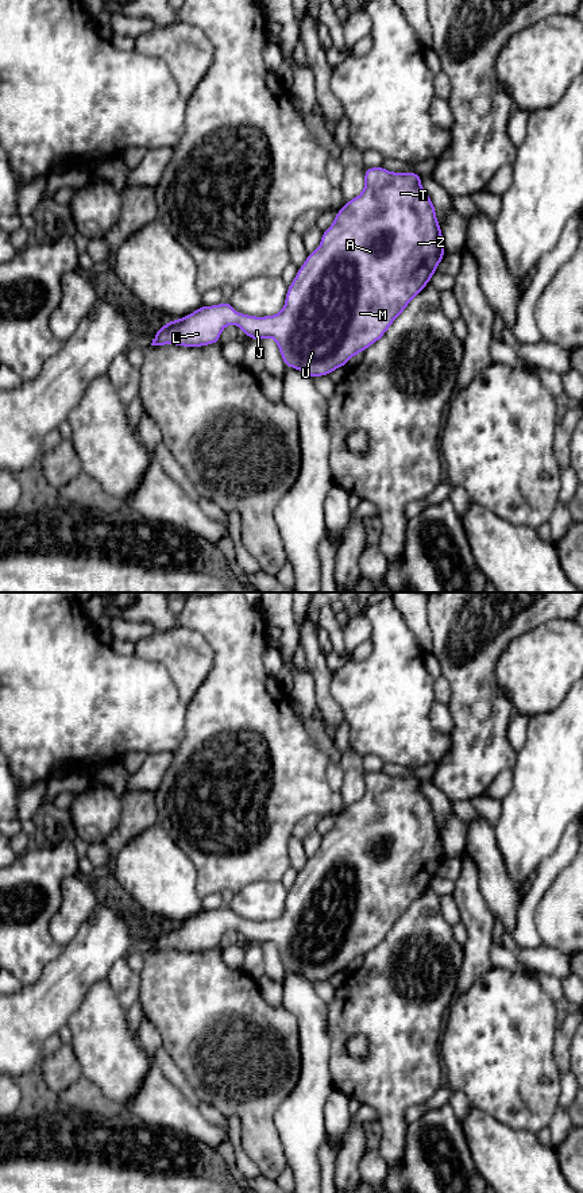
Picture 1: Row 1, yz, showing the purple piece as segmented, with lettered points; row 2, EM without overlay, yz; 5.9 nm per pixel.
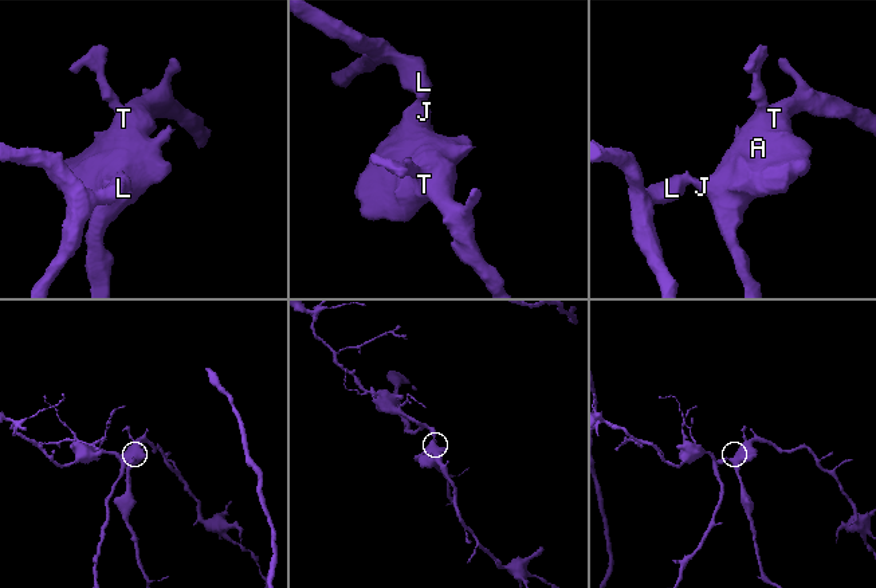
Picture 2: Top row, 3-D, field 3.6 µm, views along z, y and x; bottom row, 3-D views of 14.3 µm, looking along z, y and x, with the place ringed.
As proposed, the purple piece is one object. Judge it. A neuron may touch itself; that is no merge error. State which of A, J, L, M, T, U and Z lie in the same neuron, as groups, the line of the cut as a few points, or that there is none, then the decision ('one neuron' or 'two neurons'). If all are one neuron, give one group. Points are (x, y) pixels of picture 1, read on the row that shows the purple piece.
A J L M T U Z; no cut; one neuron

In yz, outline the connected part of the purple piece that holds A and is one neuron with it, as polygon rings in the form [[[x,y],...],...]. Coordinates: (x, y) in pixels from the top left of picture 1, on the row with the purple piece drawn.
[[[382,166],[367,167],[363,192],[336,212],[333,224],[323,231],[320,247],[310,252],[287,286],[283,309],[274,316],[238,313],[225,300],[220,305],[202,305],[188,316],[173,320],[157,331],[151,345],[177,344],[202,347],[220,343],[221,331],[235,323],[248,339],[273,337],[286,367],[297,368],[312,379],[329,375],[356,354],[378,341],[413,297],[429,283],[444,258],[444,243],[435,205],[421,186],[421,175],[413,171],[393,173]]]

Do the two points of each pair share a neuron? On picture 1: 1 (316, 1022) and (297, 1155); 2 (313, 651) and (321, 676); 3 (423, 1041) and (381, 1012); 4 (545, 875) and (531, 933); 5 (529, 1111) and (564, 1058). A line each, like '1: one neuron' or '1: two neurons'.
1: one neuron
2: one neuron
3: one neuron
4: one neuron
5: two neurons

